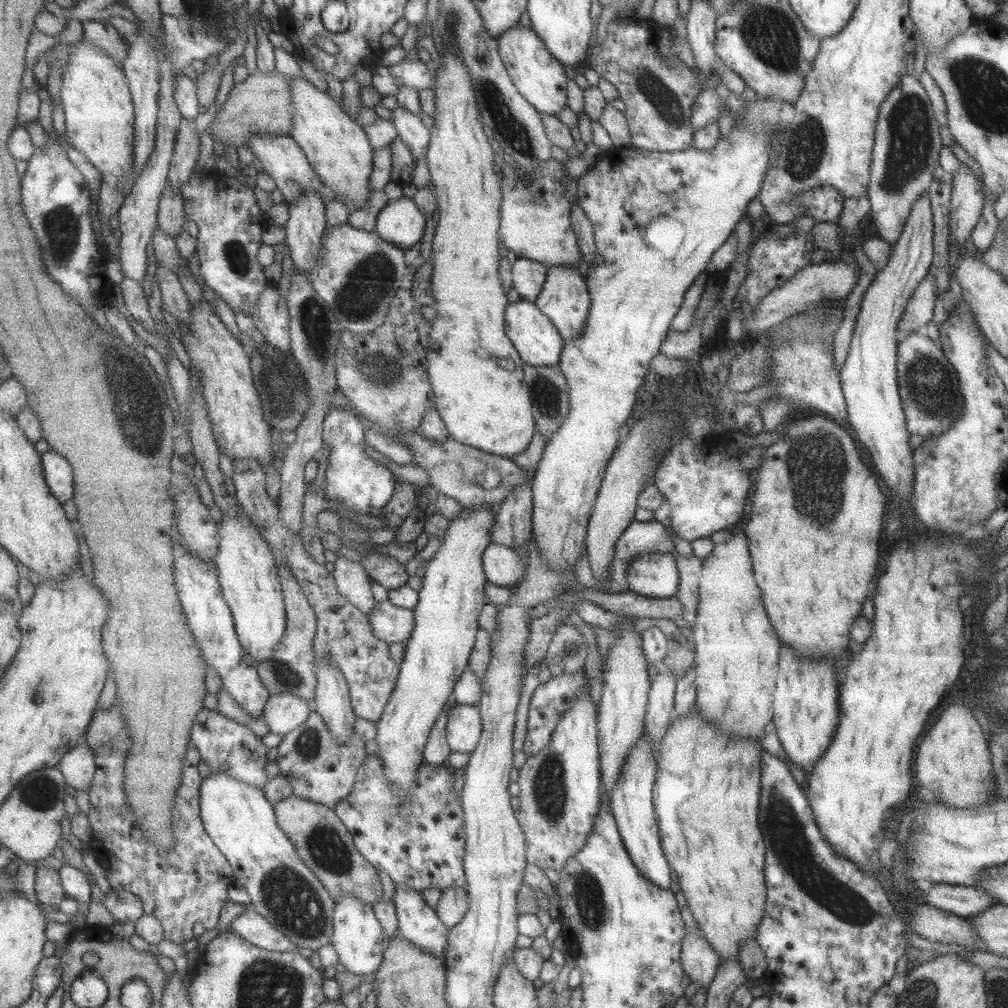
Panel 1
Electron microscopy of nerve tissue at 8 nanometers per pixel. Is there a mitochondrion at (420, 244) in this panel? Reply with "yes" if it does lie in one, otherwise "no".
no

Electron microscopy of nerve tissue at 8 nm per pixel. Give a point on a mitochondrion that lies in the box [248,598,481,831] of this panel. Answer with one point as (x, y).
(307, 745)

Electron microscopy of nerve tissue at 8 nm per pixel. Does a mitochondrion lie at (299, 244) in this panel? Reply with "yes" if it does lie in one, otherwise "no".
no

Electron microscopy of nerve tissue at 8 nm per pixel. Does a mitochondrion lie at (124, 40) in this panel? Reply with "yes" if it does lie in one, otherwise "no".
no

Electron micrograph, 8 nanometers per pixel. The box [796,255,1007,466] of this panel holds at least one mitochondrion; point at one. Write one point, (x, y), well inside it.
(928, 386)

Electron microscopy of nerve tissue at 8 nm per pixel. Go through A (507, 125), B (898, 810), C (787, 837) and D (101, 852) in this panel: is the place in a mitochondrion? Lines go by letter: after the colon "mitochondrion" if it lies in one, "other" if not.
A: mitochondrion
B: other
C: mitochondrion
D: other

